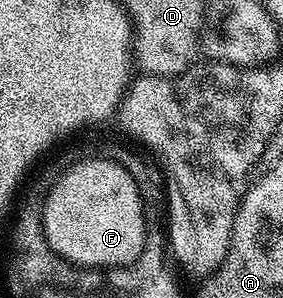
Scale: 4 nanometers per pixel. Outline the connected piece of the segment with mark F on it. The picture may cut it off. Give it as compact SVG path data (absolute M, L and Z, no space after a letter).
M91 154L86 160L77 161L70 165L67 169L60 171L54 177L52 186L45 193L43 201L43 233L49 242L49 246L61 258L65 258L71 264L78 264L81 268L94 268L96 270L108 270L115 267L123 267L126 264L134 264L141 254L146 242L146 218L143 213L142 191L140 181L133 178L133 174L129 174L129 170L125 170L125 166L121 166L115 160L110 160L103 154Z

